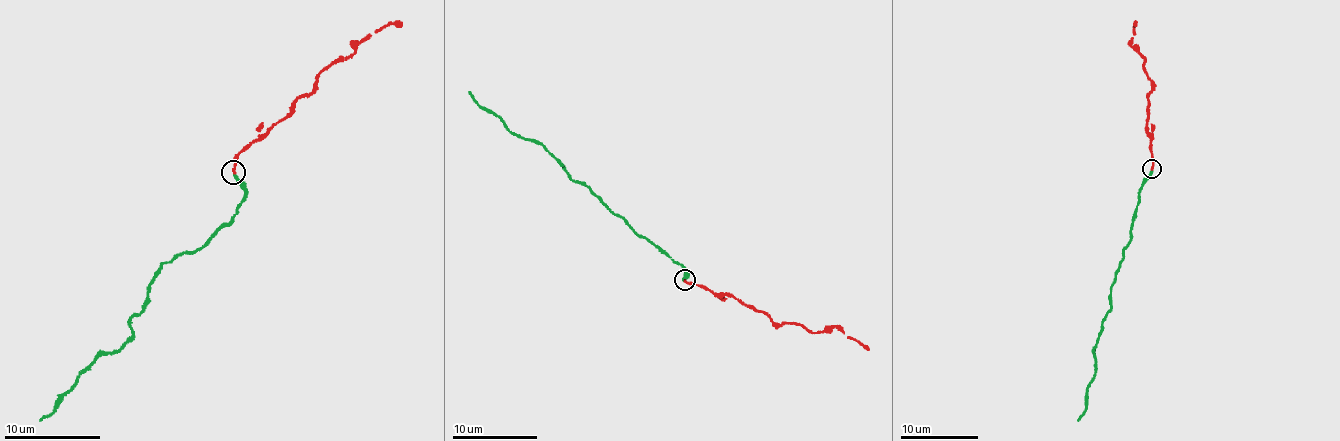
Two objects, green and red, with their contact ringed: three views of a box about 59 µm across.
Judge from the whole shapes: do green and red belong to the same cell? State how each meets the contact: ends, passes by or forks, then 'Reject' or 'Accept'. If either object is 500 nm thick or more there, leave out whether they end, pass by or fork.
At the ring green ends. At the ring red ends. Accept

